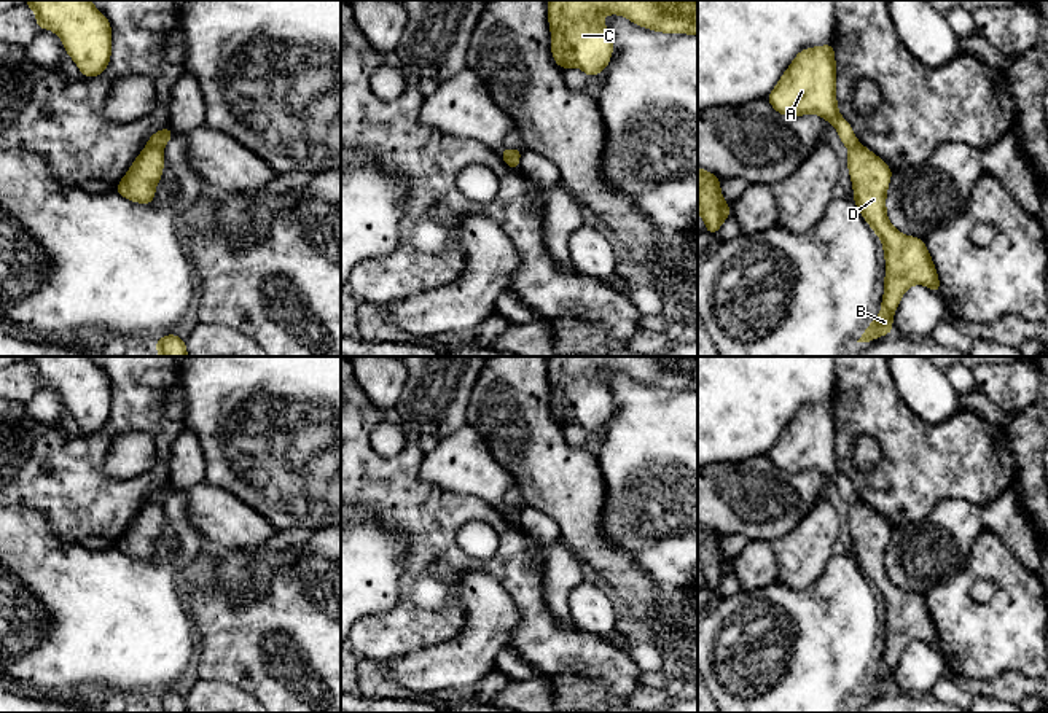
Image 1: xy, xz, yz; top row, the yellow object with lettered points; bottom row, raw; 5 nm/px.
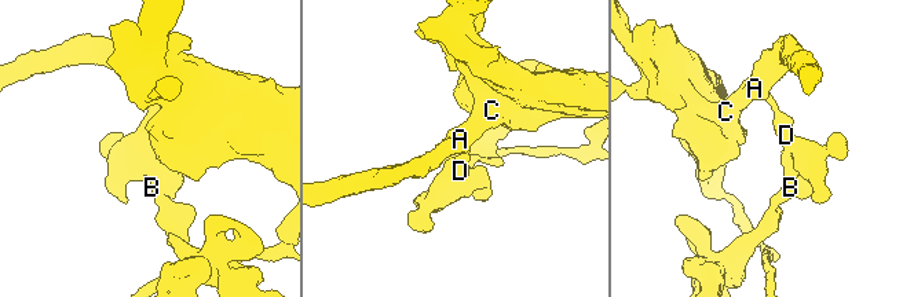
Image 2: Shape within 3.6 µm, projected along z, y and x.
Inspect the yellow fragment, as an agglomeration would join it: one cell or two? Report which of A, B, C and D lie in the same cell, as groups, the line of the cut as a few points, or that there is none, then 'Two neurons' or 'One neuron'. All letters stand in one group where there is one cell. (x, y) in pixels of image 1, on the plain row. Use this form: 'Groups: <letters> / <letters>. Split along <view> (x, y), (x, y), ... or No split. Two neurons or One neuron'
Groups: A C / B D. Split along xy (148, 500), (161, 505). Two neurons

